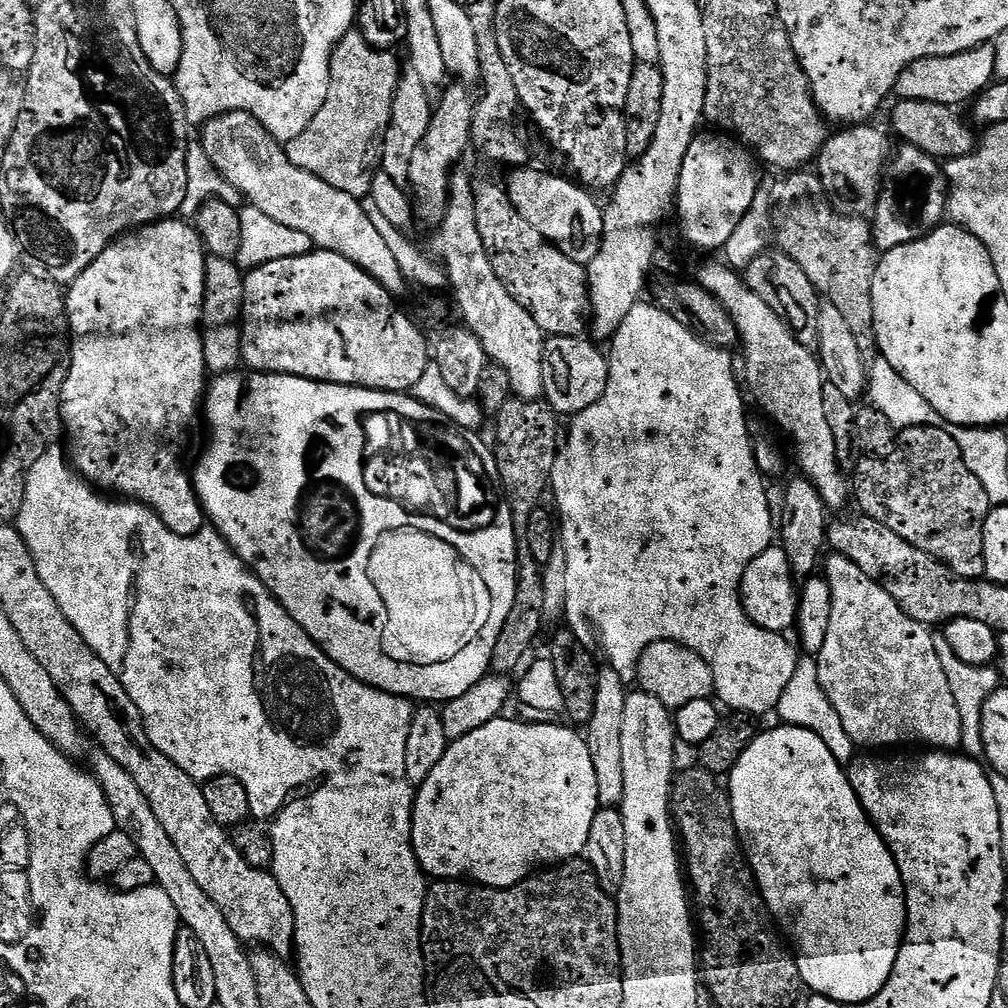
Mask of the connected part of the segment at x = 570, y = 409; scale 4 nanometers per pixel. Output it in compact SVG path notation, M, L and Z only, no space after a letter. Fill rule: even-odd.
M550 336L545 339L542 362L543 399L548 407L561 417L571 418L594 406L594 402L598 402L598 398L602 398L606 390L608 357L603 351L600 353L595 346L597 347L591 339L584 336Z

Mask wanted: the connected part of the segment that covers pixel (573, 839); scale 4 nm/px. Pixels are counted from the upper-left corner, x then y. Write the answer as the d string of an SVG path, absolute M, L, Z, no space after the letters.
M501 718L499 720L486 722L486 726L478 726L478 730L474 730L474 734L466 734L466 738L458 738L449 743L446 754L442 754L442 762L438 762L438 766L434 766L434 770L430 770L430 778L426 778L418 785L418 791L415 793L414 803L412 805L412 845L414 846L414 852L425 877L431 878L433 881L463 880L465 882L475 882L477 884L483 884L485 888L509 888L515 884L521 884L523 880L533 875L534 870L539 869L541 866L560 866L565 862L571 862L581 855L580 851L585 851L585 849L588 848L590 826L594 826L594 814L602 807L600 799L598 798L598 781L594 774L594 758L590 758L587 739L585 739L581 733L579 736L579 734L576 733L579 731L577 731L575 727L567 727L568 728L563 728L560 724L523 724L520 720Z

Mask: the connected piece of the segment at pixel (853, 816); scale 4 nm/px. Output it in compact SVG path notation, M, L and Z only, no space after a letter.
M779 727L757 734L742 754L742 758L738 758L738 762L726 777L726 791L732 800L734 826L740 836L741 845L746 849L748 863L752 865L756 884L760 887L760 893L773 920L781 929L788 928L789 934L792 935L791 943L794 945L801 985L809 993L837 1000L845 1006L852 1006L852 1004L863 1006L867 1000L873 1000L883 990L896 965L900 943L904 940L904 926L908 922L908 911L904 901L904 883L892 851L888 849L887 842L880 836L864 812L864 807L856 797L856 792L850 786L847 771L837 762L834 754L826 750L826 742L822 742L818 734L805 728Z

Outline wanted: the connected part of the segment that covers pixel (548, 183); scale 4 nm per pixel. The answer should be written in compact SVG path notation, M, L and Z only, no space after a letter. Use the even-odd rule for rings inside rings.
M520 166L509 171L512 173L506 179L506 187L514 210L518 210L518 214L522 214L522 218L526 218L526 222L530 222L530 226L534 226L538 234L542 234L542 238L562 250L566 258L574 258L574 262L586 266L592 261L594 254L598 254L598 246L602 242L604 208L596 205L596 200L592 197L595 195L575 179L567 180L564 176L539 172L532 167Z

